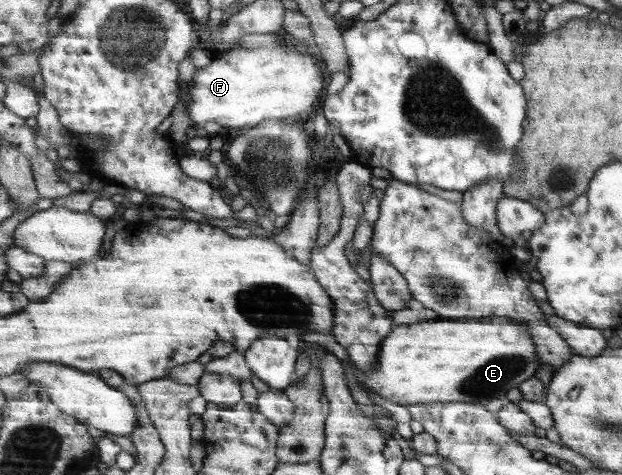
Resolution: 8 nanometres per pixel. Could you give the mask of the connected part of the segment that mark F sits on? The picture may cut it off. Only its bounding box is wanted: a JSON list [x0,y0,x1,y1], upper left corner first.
[181,44,324,128]

